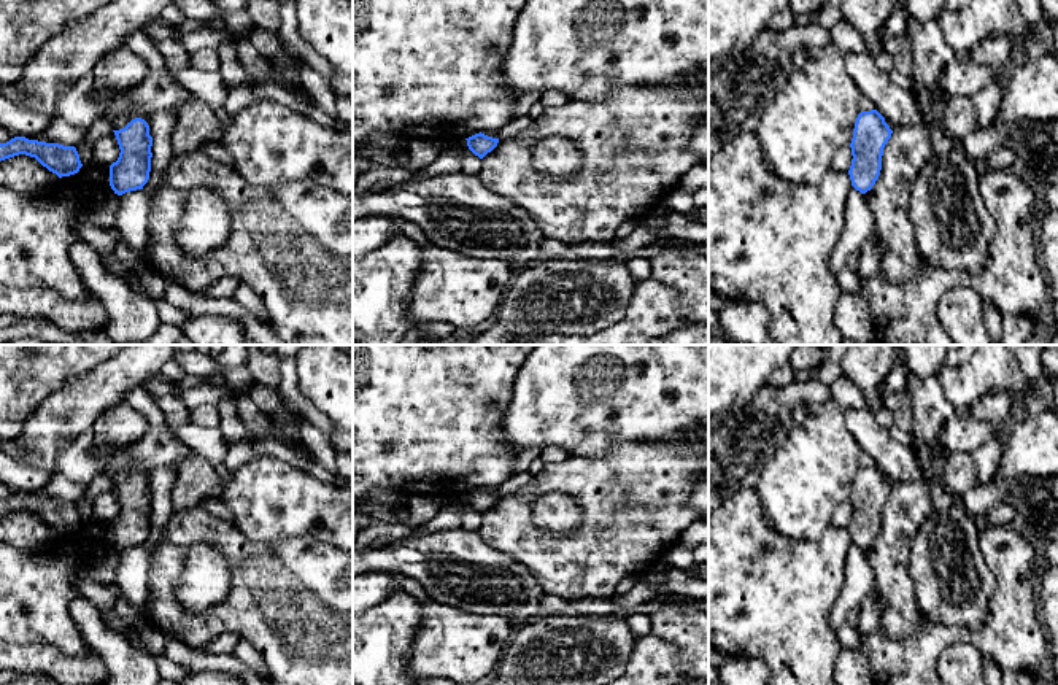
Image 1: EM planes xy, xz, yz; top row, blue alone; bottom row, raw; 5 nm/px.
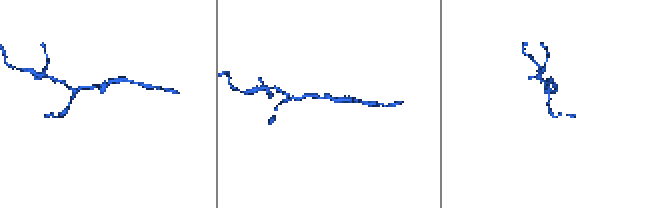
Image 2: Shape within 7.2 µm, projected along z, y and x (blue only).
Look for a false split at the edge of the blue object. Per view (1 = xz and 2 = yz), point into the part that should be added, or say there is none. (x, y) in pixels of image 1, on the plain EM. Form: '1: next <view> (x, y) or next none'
1: next none
2: next none

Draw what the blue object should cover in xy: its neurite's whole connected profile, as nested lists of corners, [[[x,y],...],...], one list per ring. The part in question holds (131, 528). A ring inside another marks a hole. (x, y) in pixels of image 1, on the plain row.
[[[135,474],[124,485],[113,486],[119,501],[119,513],[110,521],[110,542],[122,551],[143,545],[151,528],[153,493],[145,475]]]

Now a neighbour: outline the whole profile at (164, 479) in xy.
[[[157,467],[151,474],[153,482],[153,502],[151,502],[151,528],[149,536],[143,542],[148,553],[153,553],[165,536],[167,524],[173,513],[172,490],[176,483],[176,474],[173,467]]]

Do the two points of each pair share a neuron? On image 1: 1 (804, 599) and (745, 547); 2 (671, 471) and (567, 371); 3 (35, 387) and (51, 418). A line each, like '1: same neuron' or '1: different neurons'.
1: same neuron
2: different neurons
3: different neurons

